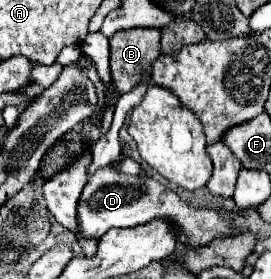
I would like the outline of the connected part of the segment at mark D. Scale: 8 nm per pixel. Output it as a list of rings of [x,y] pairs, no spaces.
[[[100,168],[92,180],[82,190],[78,200],[78,220],[80,232],[78,240],[100,238],[110,228],[132,228],[138,224],[146,224],[154,218],[168,218],[178,228],[178,240],[182,244],[190,244],[194,248],[208,244],[216,236],[230,234],[230,222],[222,220],[222,216],[214,210],[194,210],[186,202],[182,202],[176,192],[156,182],[150,176],[126,176],[116,172],[114,168]]]

